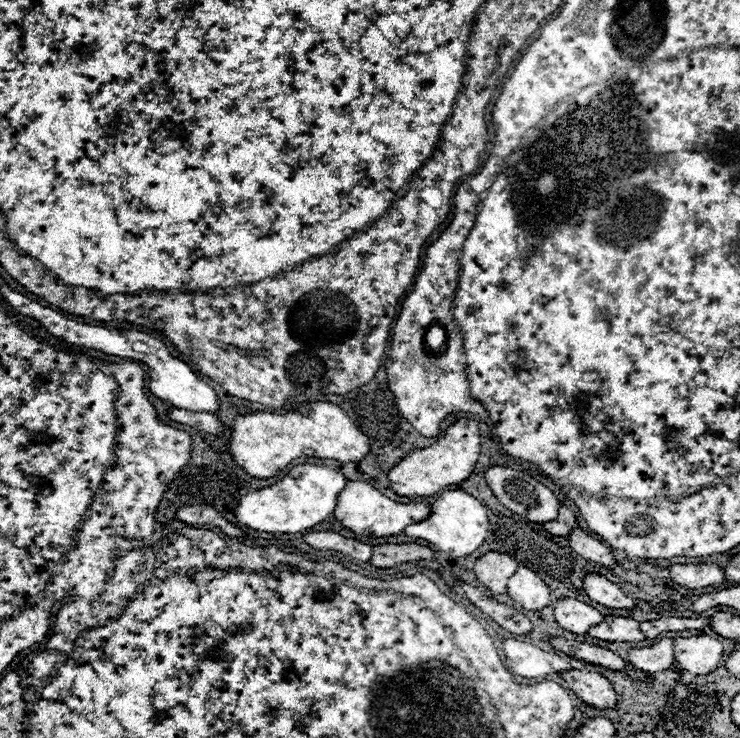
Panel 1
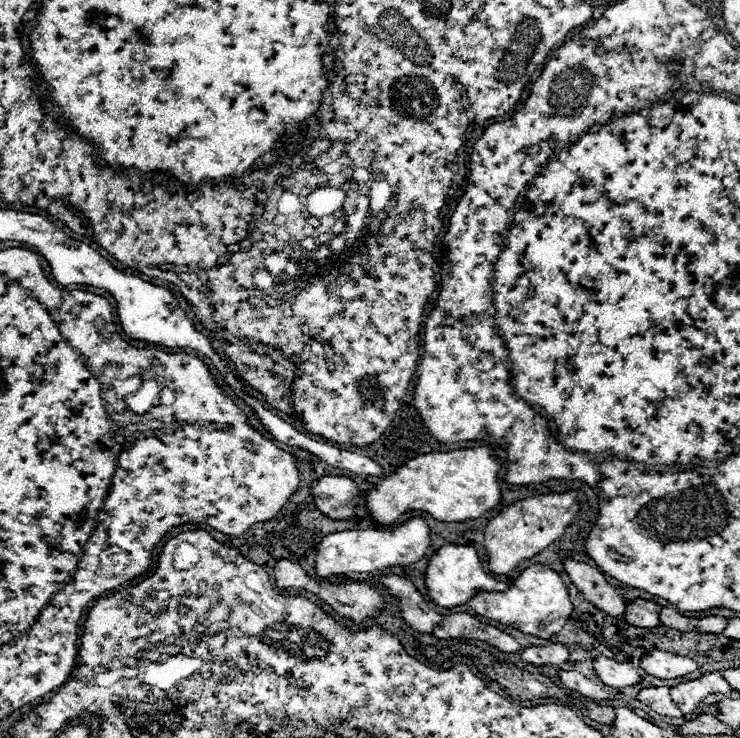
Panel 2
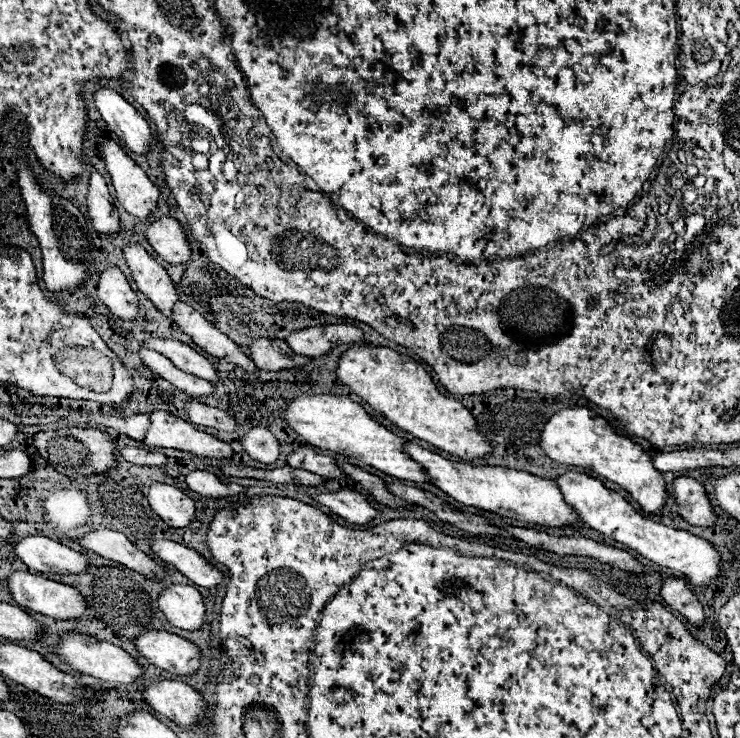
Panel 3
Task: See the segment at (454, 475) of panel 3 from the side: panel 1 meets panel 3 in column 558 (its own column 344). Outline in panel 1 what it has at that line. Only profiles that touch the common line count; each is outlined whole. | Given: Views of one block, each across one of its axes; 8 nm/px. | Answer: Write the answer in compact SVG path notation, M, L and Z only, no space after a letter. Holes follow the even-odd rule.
M356 480L356 482L348 482L348 486L344 488L344 494L340 494L340 504L336 504L334 516L338 518L338 522L342 526L346 526L348 530L352 530L356 534L382 538L382 536L402 534L406 526L426 520L430 516L430 506L394 502L394 500L386 498L384 494L380 494L372 484Z

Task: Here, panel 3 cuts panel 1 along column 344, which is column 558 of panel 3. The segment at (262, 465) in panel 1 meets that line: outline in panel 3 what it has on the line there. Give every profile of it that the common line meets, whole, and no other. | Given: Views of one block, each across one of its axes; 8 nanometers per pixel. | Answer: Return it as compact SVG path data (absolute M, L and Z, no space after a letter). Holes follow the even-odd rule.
M566 408L554 414L540 434L540 446L552 460L560 464L590 468L602 474L606 480L620 484L632 494L632 498L642 506L644 512L656 514L666 504L666 482L662 472L652 466L652 458L642 450L640 444L632 442L626 436L620 436L618 430L608 424L606 418L592 416L588 408Z

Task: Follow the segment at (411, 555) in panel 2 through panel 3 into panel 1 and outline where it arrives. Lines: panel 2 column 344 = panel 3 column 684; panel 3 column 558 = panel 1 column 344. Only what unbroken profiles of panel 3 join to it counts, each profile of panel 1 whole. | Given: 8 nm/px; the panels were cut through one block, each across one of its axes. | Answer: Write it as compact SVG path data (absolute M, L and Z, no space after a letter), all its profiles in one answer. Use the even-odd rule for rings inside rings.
M302 464L292 468L278 484L242 496L234 514L238 522L258 532L298 534L324 522L334 514L338 496L344 490L346 482L348 478L334 468Z

